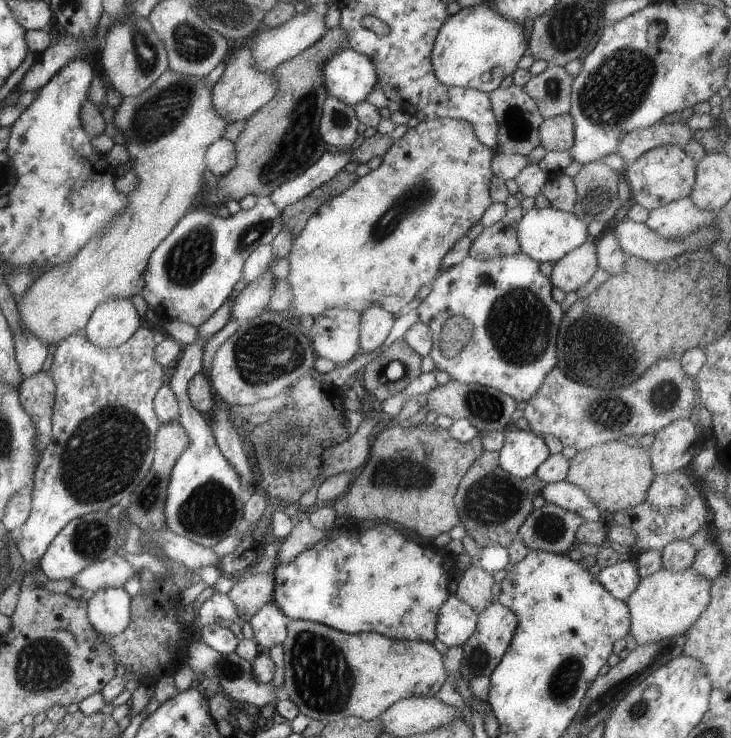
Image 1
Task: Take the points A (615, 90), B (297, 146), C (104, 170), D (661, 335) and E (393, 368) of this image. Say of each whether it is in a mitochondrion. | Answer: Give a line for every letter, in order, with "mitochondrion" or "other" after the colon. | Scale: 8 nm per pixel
A: mitochondrion
B: mitochondrion
C: other
D: other
E: mitochondrion

